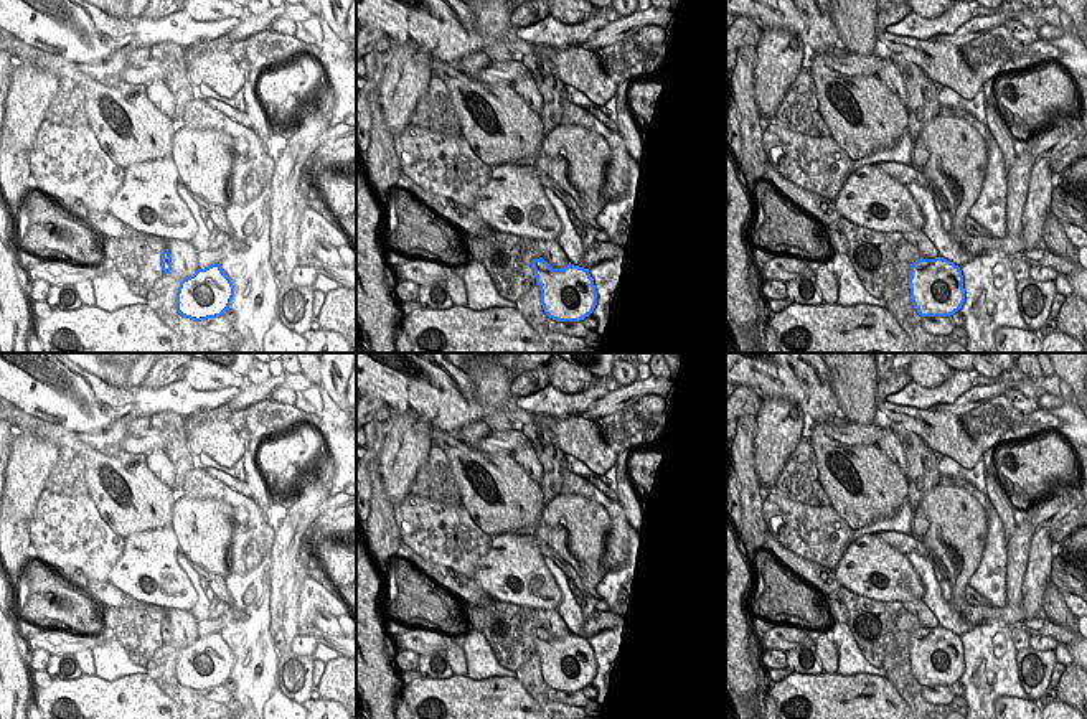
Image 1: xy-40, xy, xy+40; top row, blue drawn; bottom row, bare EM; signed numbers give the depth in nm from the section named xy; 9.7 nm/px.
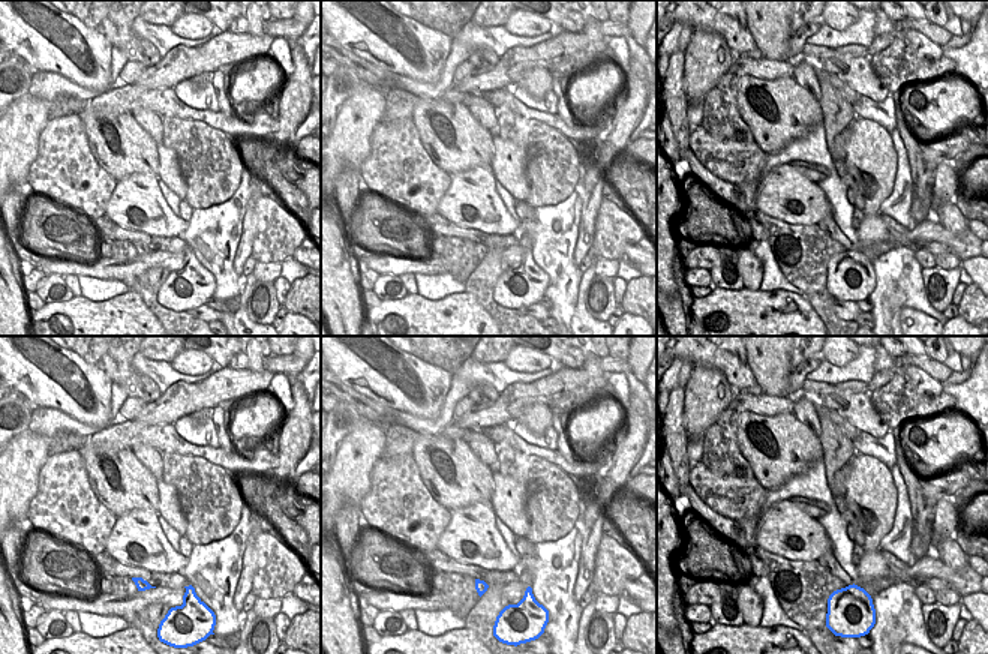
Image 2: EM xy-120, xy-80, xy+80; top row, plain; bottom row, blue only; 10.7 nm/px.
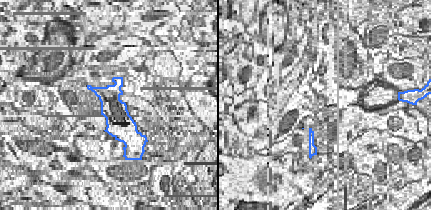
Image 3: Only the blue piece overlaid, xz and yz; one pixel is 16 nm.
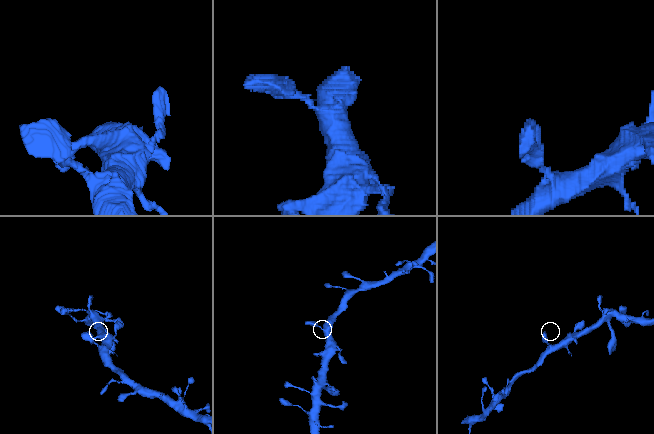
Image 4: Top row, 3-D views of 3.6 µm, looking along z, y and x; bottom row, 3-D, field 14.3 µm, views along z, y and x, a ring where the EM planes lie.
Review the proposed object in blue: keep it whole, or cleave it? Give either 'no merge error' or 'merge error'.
no merge error

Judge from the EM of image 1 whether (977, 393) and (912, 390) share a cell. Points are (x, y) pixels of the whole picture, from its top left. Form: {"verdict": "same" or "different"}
{"verdict": "different"}

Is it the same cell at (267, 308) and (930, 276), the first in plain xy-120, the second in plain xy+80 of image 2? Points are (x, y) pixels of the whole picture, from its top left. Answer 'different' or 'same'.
same

